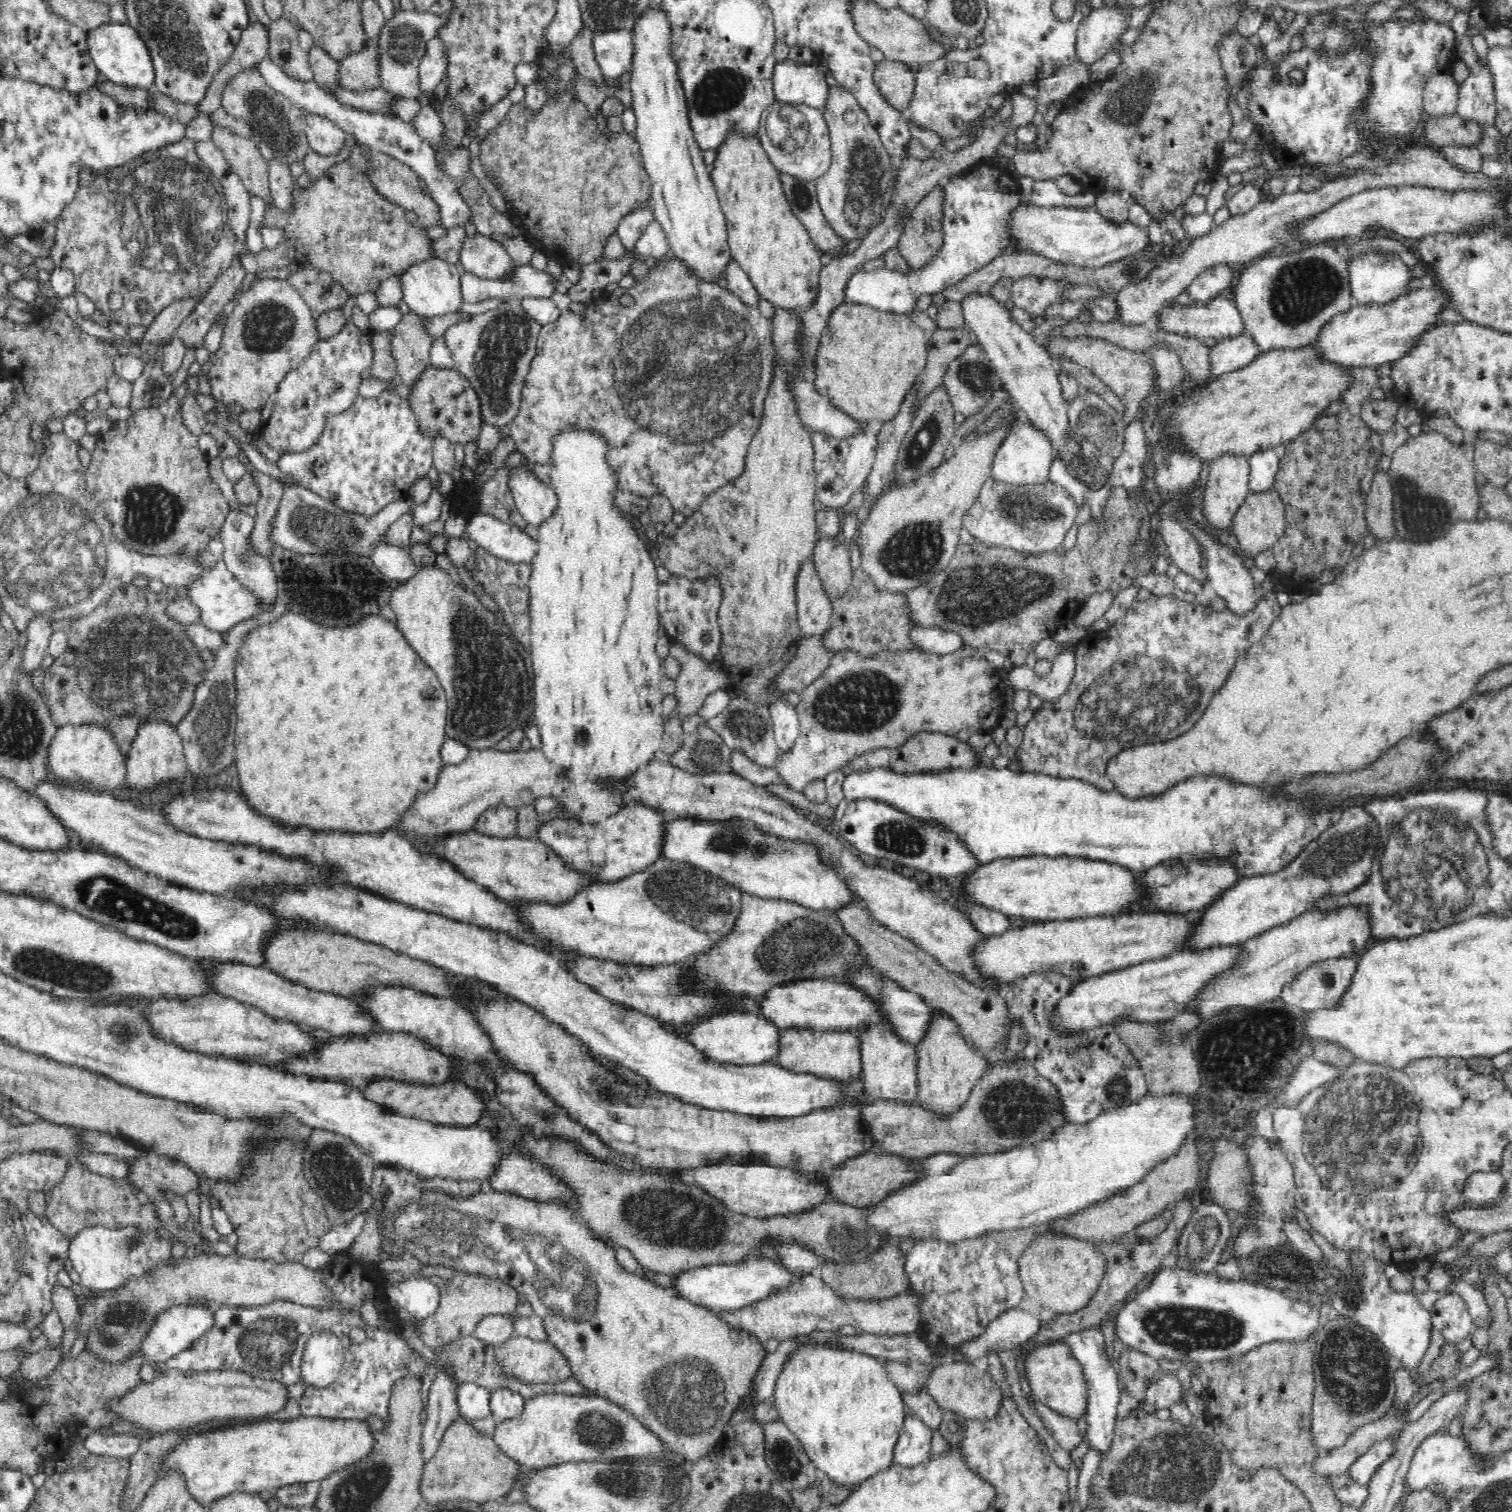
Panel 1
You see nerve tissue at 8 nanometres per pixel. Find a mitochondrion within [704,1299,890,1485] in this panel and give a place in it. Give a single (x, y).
(825, 1443)

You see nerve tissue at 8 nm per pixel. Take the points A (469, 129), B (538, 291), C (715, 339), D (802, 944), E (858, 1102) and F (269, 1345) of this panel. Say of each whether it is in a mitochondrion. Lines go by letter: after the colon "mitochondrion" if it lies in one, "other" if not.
A: other
B: other
C: mitochondrion
D: mitochondrion
E: other
F: mitochondrion

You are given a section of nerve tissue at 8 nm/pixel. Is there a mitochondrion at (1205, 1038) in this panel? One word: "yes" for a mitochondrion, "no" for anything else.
yes

